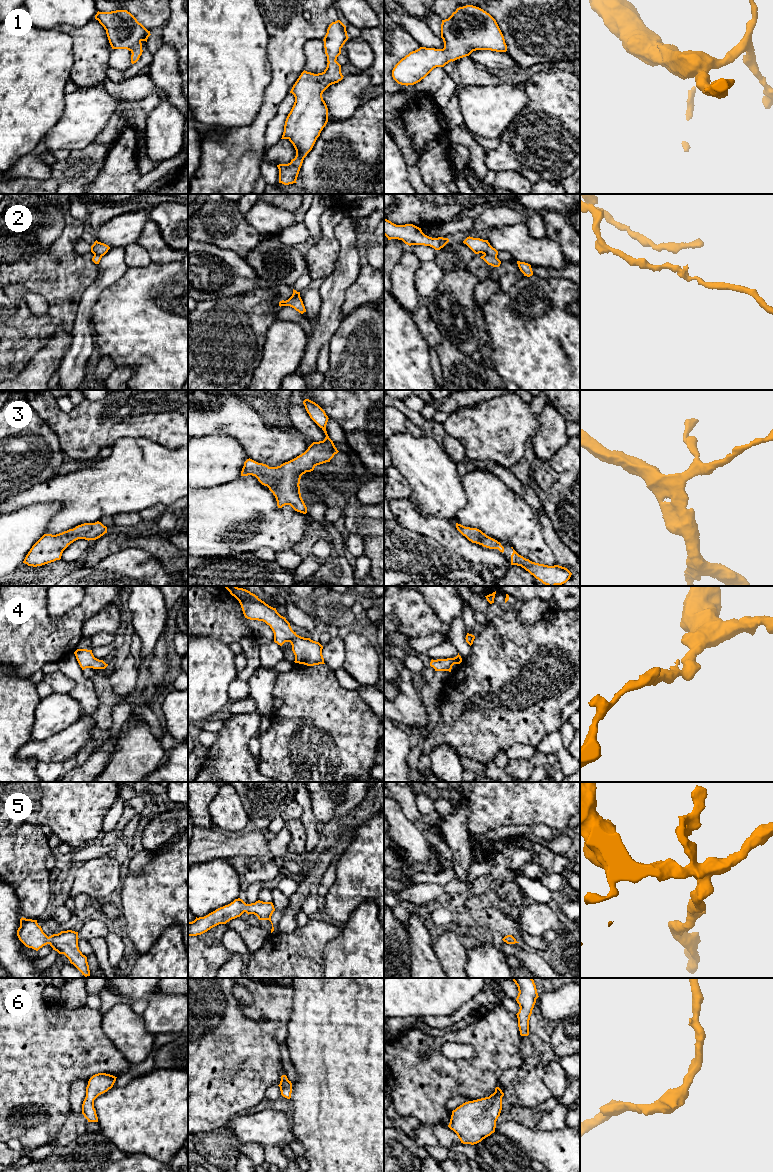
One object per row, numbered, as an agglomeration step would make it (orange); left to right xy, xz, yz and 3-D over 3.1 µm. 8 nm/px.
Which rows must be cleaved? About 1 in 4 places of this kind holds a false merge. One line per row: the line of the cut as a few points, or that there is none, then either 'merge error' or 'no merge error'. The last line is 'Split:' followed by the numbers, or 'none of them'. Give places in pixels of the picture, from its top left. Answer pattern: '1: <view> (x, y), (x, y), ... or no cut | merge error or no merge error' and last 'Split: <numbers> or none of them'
1: no cut | no merge error
2: yz (484, 253), (496, 258) | merge error
3: no cut | no merge error
4: no cut | no merge error
5: no cut | no merge error
6: no cut | no merge error
Split: 2

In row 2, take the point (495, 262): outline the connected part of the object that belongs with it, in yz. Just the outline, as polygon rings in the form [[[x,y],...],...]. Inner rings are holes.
[[[486,254],[481,256],[480,258],[483,259],[488,265],[491,265],[493,267],[499,267],[501,264],[501,261],[498,258],[491,257]]]

